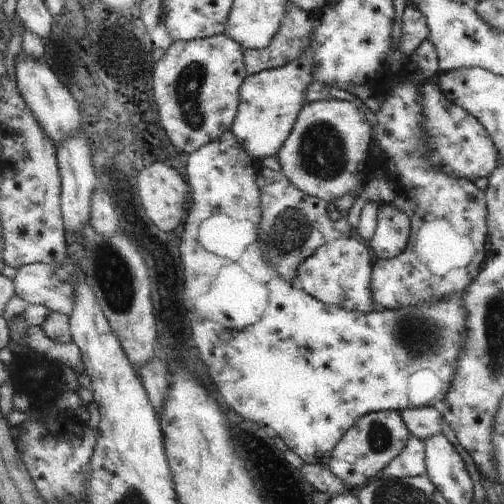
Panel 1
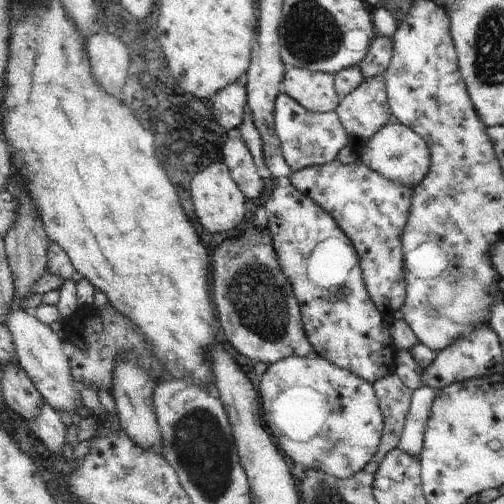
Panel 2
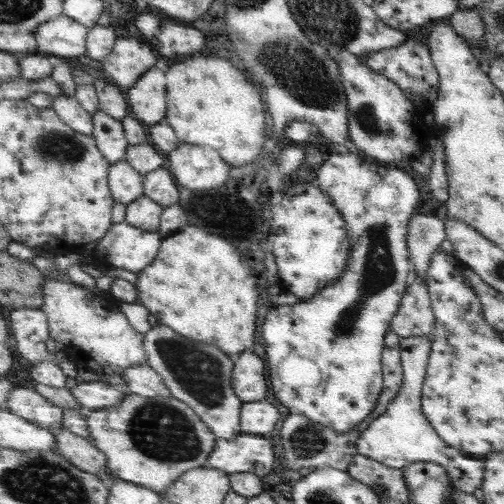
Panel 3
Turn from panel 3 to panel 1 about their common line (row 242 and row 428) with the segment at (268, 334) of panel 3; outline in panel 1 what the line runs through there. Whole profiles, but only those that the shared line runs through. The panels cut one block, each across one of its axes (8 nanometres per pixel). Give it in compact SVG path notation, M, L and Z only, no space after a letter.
M373 412L373 414L361 416L331 450L329 454L331 460L327 460L325 472L339 478L345 484L345 488L365 486L369 478L373 480L379 470L383 470L395 456L399 456L409 436L411 434L403 424L403 418L399 416L399 412Z

